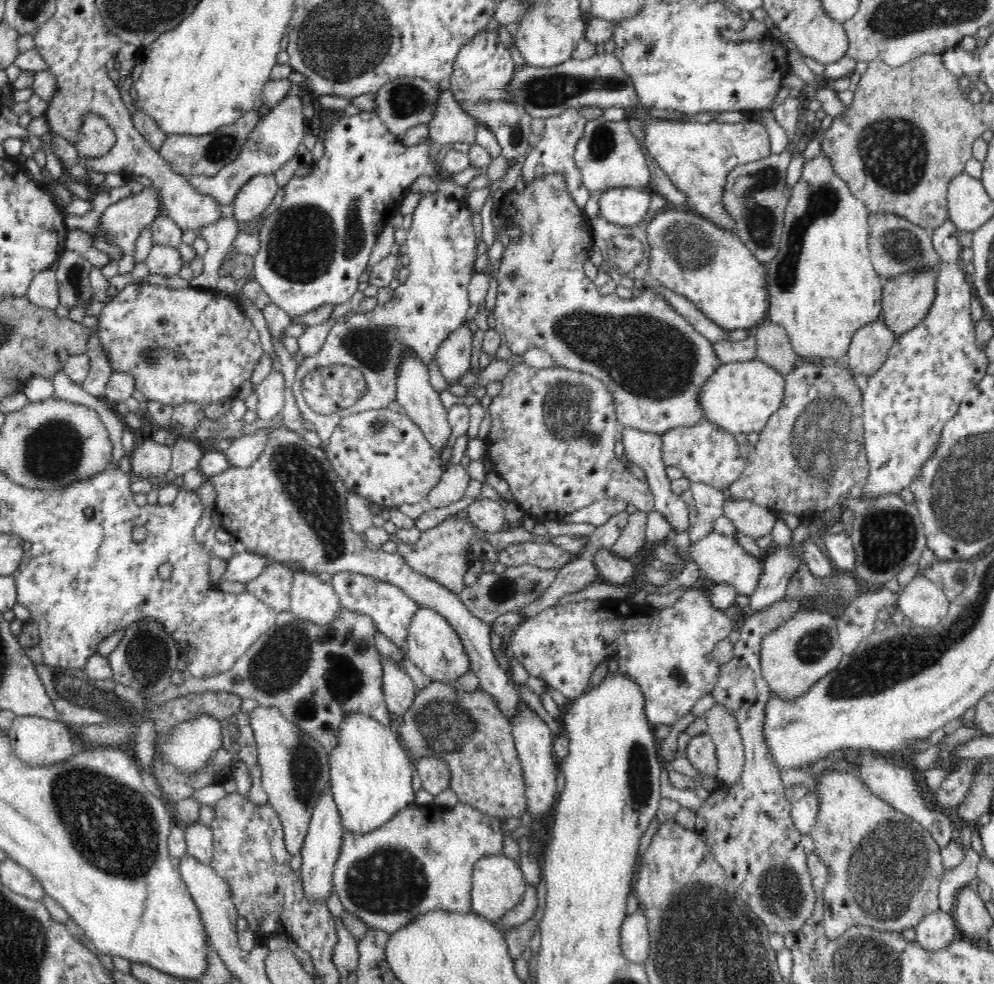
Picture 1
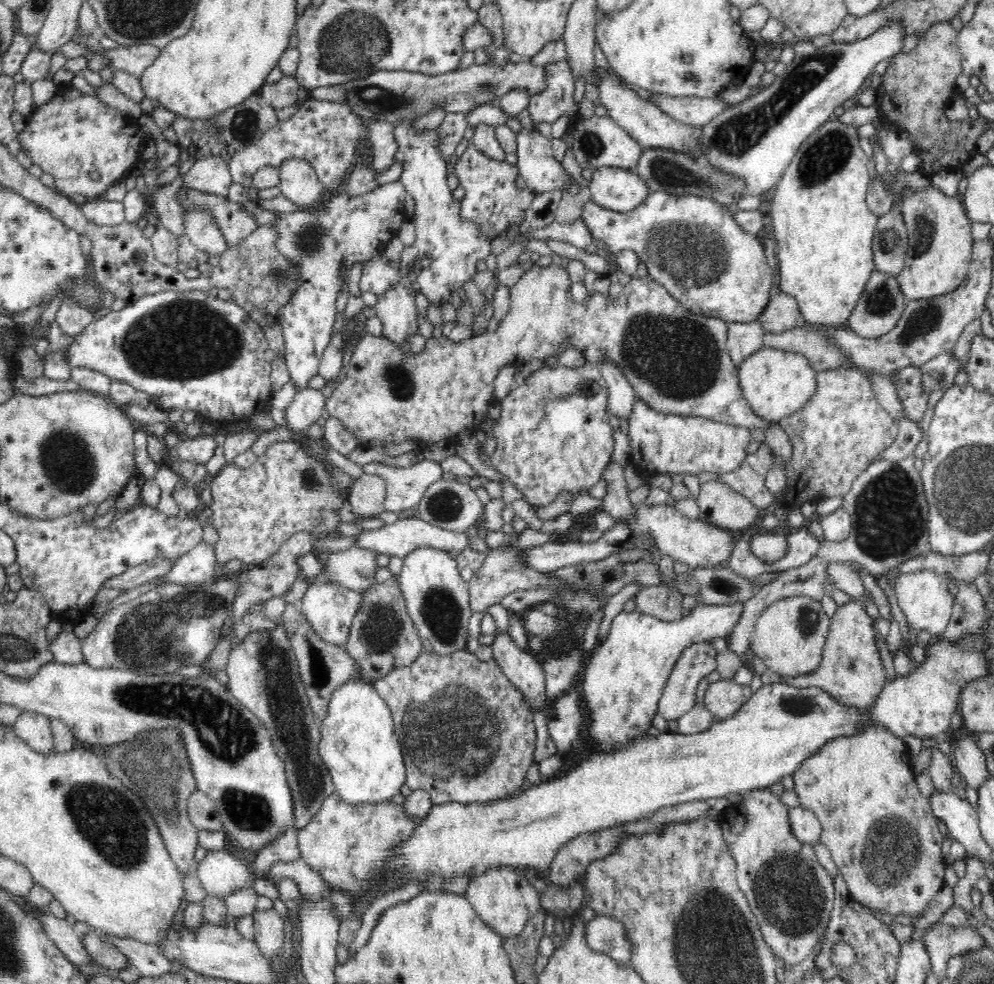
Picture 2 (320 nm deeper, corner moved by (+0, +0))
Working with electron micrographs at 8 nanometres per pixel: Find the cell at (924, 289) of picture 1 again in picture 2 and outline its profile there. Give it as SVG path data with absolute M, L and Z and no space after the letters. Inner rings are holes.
M929 185L921 191L911 191L901 202L901 213L903 221L907 226L909 235L908 251L905 253L905 262L900 273L897 274L902 294L909 300L924 300L924 298L936 298L942 294L950 294L958 289L958 286L966 279L970 258L972 254L972 220L966 214L966 209L962 205L961 195L947 196L936 186Z

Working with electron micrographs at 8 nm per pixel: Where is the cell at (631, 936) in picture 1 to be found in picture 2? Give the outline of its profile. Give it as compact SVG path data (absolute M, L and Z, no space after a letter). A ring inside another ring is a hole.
M599 915L585 923L585 941L596 952L608 955L621 963L628 963L631 942L625 926L609 915Z

